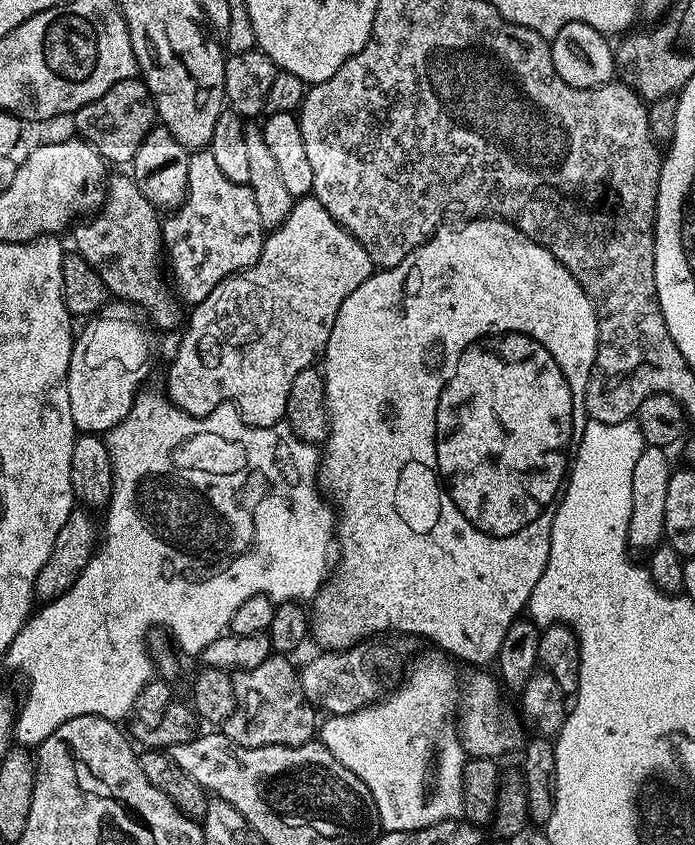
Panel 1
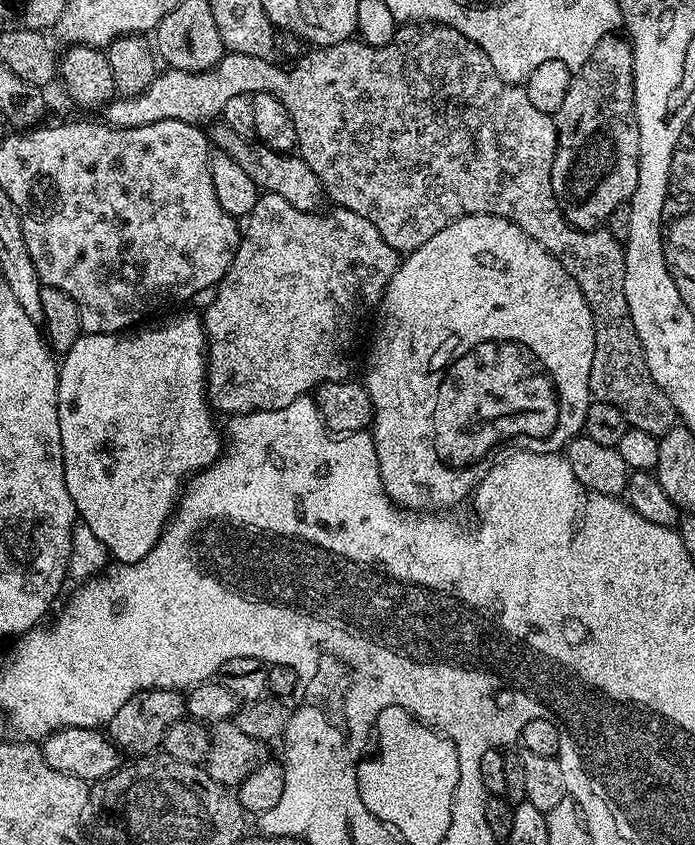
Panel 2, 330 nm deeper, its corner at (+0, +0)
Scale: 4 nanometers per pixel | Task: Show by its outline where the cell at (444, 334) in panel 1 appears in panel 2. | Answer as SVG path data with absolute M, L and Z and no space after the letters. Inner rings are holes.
M474 214L451 220L442 230L438 230L438 234L434 234L434 238L430 238L430 242L418 246L418 250L407 253L401 259L395 274L384 287L384 296L380 300L375 320L376 333L368 348L368 361L364 364L362 383L370 394L372 403L370 431L374 450L378 454L382 486L396 507L417 514L452 510L448 508L462 503L467 496L469 499L482 478L486 478L494 463L492 451L495 448L559 453L567 449L568 443L575 436L583 433L586 410L594 400L588 390L590 366L594 362L594 318L590 314L590 306L586 306L586 298L582 298L578 282L574 282L574 278L566 274L561 264L514 222L490 214Z

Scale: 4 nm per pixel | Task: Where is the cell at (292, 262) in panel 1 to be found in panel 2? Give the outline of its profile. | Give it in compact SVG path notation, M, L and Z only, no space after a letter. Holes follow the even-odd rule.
M265 192L258 198L254 210L246 218L240 245L234 254L234 262L230 262L226 274L220 283L215 285L216 297L209 302L208 309L203 309L202 312L206 341L206 391L209 405L217 413L225 412L225 417L231 418L251 412L282 410L286 406L290 406L290 402L315 393L321 384L349 379L351 372L348 371L352 368L352 347L356 344L360 323L379 309L380 300L384 296L384 287L395 274L401 257L388 245L386 238L382 238L382 234L378 234L376 227L370 222L366 222L366 218L339 206L333 207L331 210L333 212L329 216L320 216L319 211L298 210L298 206L290 206L290 202L286 202L286 198L273 192Z

